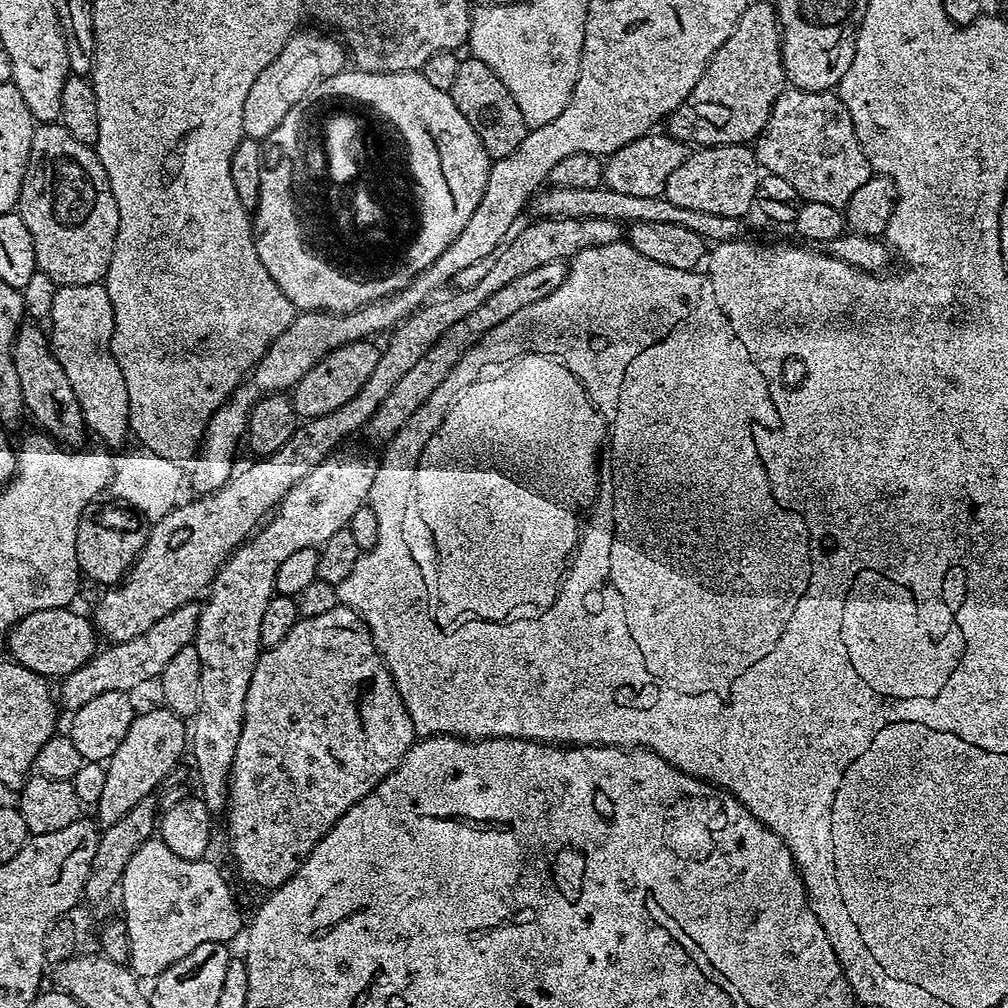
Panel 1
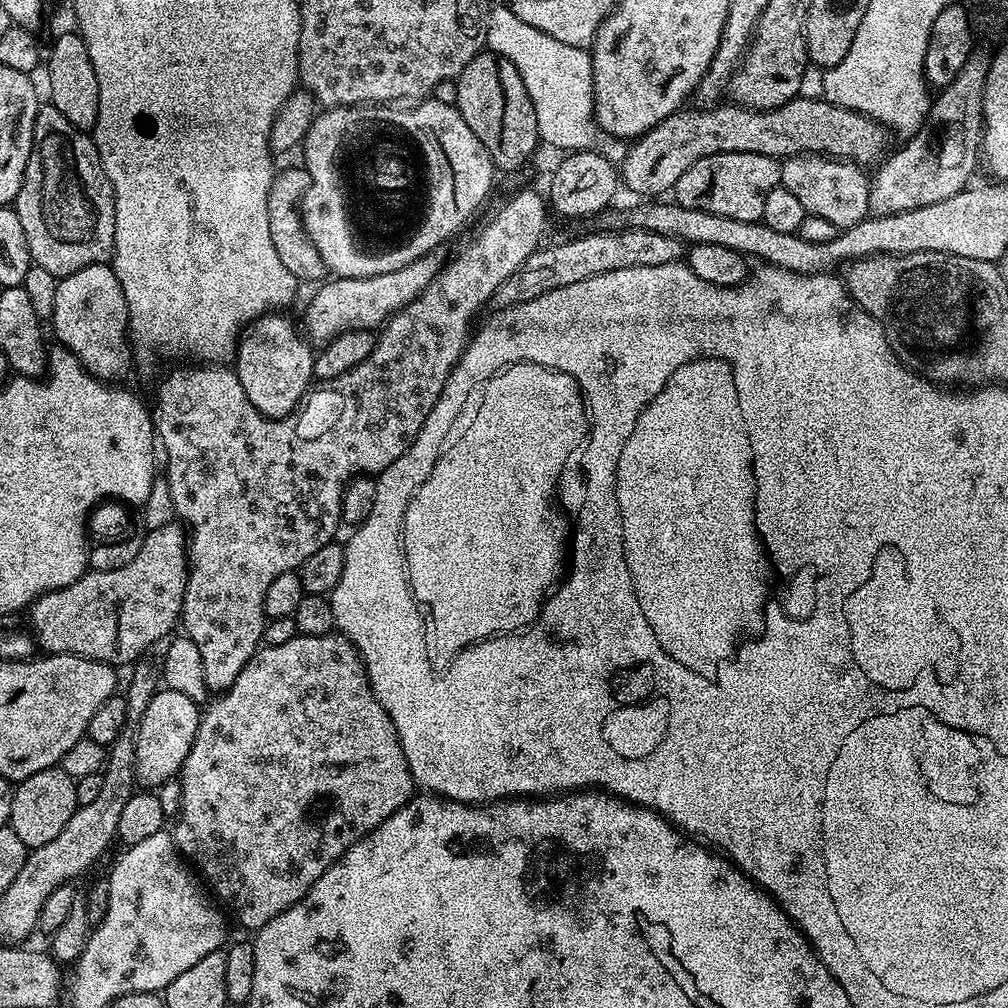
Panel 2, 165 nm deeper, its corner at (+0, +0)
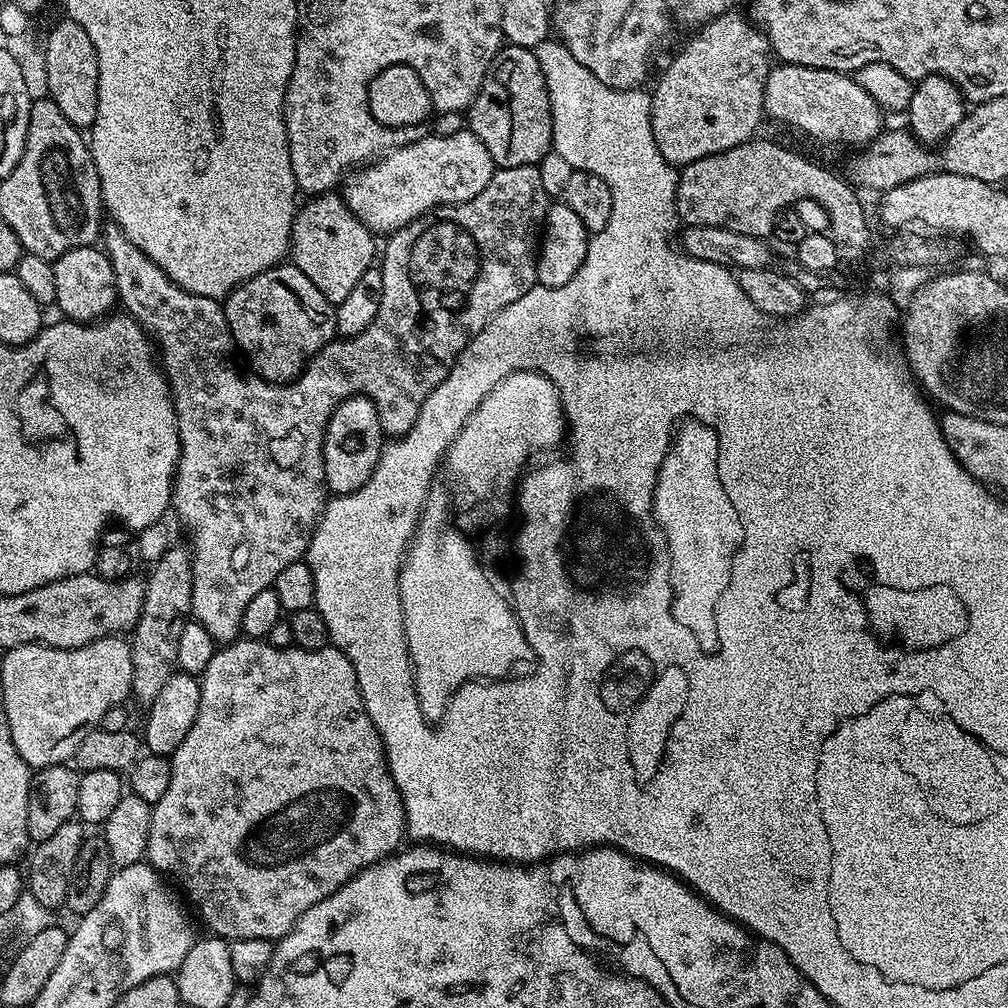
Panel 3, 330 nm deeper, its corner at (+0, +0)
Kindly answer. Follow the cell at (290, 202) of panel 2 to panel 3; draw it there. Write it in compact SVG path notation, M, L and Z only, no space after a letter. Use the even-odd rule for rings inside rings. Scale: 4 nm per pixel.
M335 191L313 196L308 205L297 211L292 221L292 238L290 241L290 260L295 264L332 305L338 305L346 299L358 278L373 267L378 256L377 237L362 221L348 209L343 195Z

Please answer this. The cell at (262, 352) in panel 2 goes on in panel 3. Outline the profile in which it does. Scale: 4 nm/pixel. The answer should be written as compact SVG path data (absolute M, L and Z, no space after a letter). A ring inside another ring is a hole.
M281 262L242 282L223 301L233 345L244 351L247 367L272 384L289 384L309 360L336 336L336 310L291 262Z

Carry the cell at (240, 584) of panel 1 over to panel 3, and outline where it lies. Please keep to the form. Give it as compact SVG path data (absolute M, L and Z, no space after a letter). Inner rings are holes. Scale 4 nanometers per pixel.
M535 164L530 166L510 166L509 168L496 168L492 173L490 182L481 190L481 192L474 198L470 198L466 202L461 204L442 204L438 208L432 209L425 216L420 216L417 220L412 220L407 224L405 228L399 228L396 232L391 233L387 237L388 245L383 245L382 248L382 260L384 256L384 264L380 268L382 274L382 302L378 302L378 314L374 314L374 322L370 322L370 326L366 326L366 330L362 330L362 334L354 334L353 336L346 336L343 338L333 338L316 353L315 356L309 360L304 371L300 373L296 379L290 381L289 384L272 384L269 380L263 380L261 376L256 375L251 370L245 370L239 368L234 361L231 360L232 352L234 353L234 345L232 342L232 335L230 334L230 326L226 322L226 314L224 313L224 305L220 300L214 298L206 298L202 294L190 294L182 286L178 286L167 274L162 270L162 266L158 266L150 258L146 258L146 254L142 254L142 250L138 250L138 246L134 246L134 242L130 242L130 238L126 238L126 234L121 230L119 225L115 222L105 223L102 229L102 250L107 254L110 266L114 270L114 282L116 283L116 294L119 303L122 305L123 311L127 312L129 316L133 316L141 326L144 327L144 331L148 333L153 345L158 349L162 355L168 359L168 368L172 371L172 380L176 383L176 397L174 397L174 403L176 406L176 414L180 417L180 461L176 467L176 479L172 481L172 503L170 505L171 511L176 511L176 516L180 519L182 527L188 531L187 543L190 545L190 551L192 554L192 615L191 619L197 624L206 626L206 631L211 634L217 642L231 642L241 635L240 627L242 626L242 614L246 614L246 606L252 599L258 595L261 590L273 587L278 578L278 574L282 574L282 570L286 570L286 566L290 566L294 562L304 560L308 554L308 547L312 541L312 535L316 532L316 527L320 521L320 517L324 514L324 506L330 499L330 493L328 491L328 485L324 483L324 431L328 425L328 419L330 414L335 408L348 396L368 396L374 402L374 406L378 410L380 415L380 421L384 427L384 435L388 438L395 438L398 436L405 436L409 430L414 426L414 422L418 422L418 414L422 410L422 402L426 402L426 398L430 398L430 394L434 394L434 390L438 390L438 386L442 386L442 382L446 378L446 374L450 374L450 370L456 365L456 360L462 354L462 350L466 350L466 346L472 341L473 336L477 336L481 330L486 327L490 322L490 318L494 318L494 314L498 314L498 310L502 310L506 306L510 306L510 302L515 302L516 299L522 298L522 294L526 294L526 290L537 287L536 283L536 258L538 255L538 233L541 231L544 216L548 213L548 205L550 203L550 197L546 194L546 190L542 190L542 174L539 167Z

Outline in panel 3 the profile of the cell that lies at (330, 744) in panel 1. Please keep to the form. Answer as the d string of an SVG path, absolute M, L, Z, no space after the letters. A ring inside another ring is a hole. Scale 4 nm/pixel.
M237 638L217 647L214 658L210 658L210 666L206 666L199 682L198 718L194 718L190 734L182 738L182 746L171 754L172 773L166 794L162 794L162 798L152 805L146 860L157 872L167 874L181 889L184 887L188 891L187 899L196 903L209 933L229 942L242 938L266 938L275 942L296 925L298 918L302 918L310 906L318 906L322 898L334 894L334 890L353 880L362 869L386 859L401 847L400 839L403 841L406 836L404 803L390 774L382 738L374 722L370 722L370 714L366 714L354 666L340 648L275 648L264 640Z

